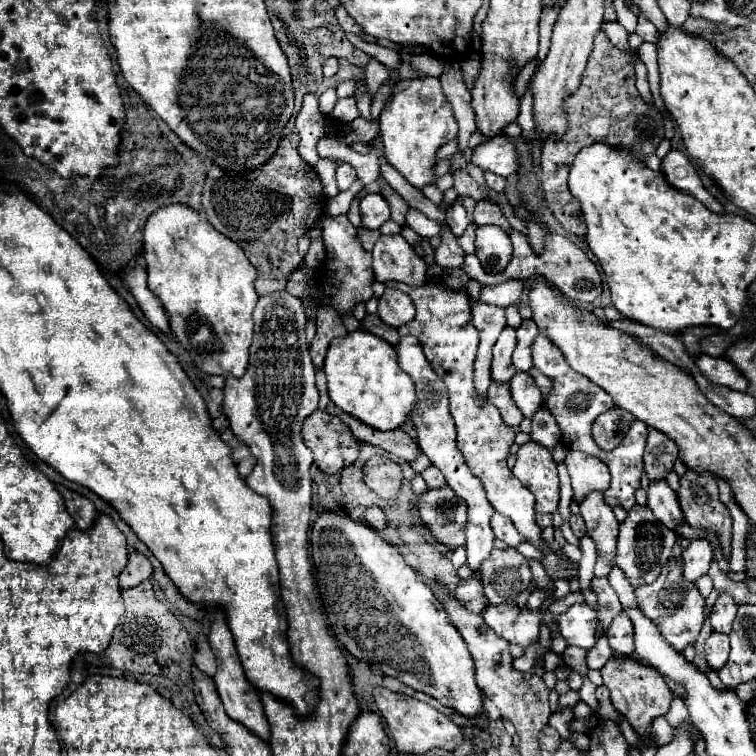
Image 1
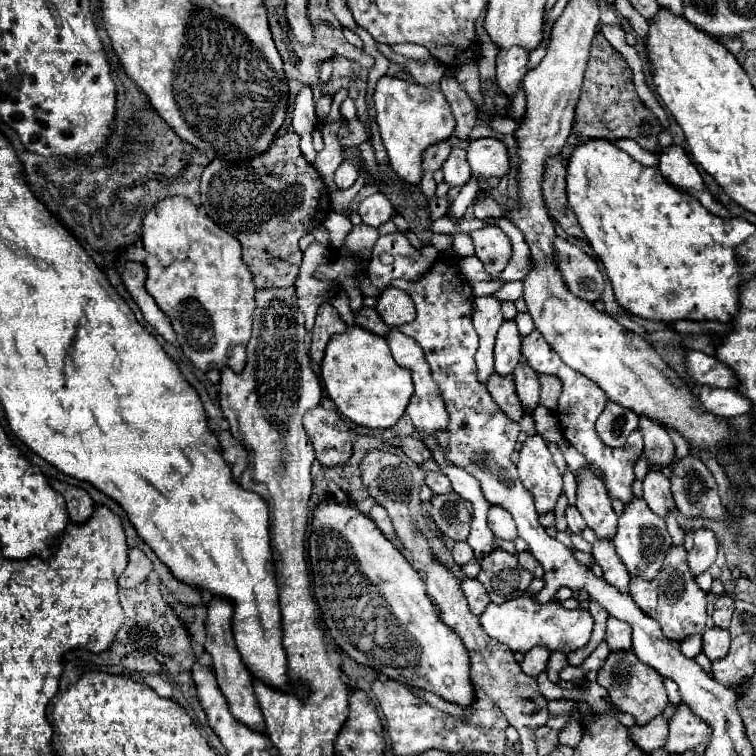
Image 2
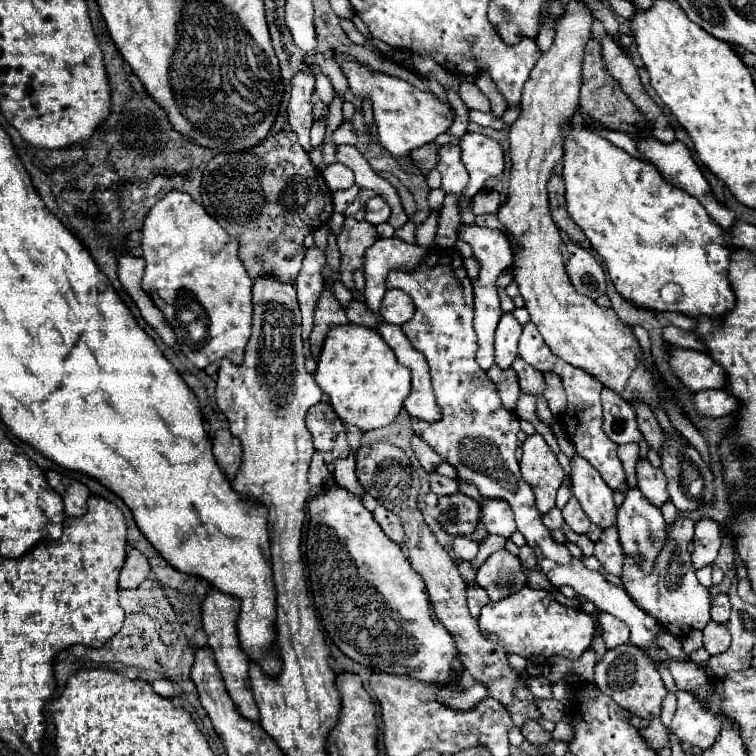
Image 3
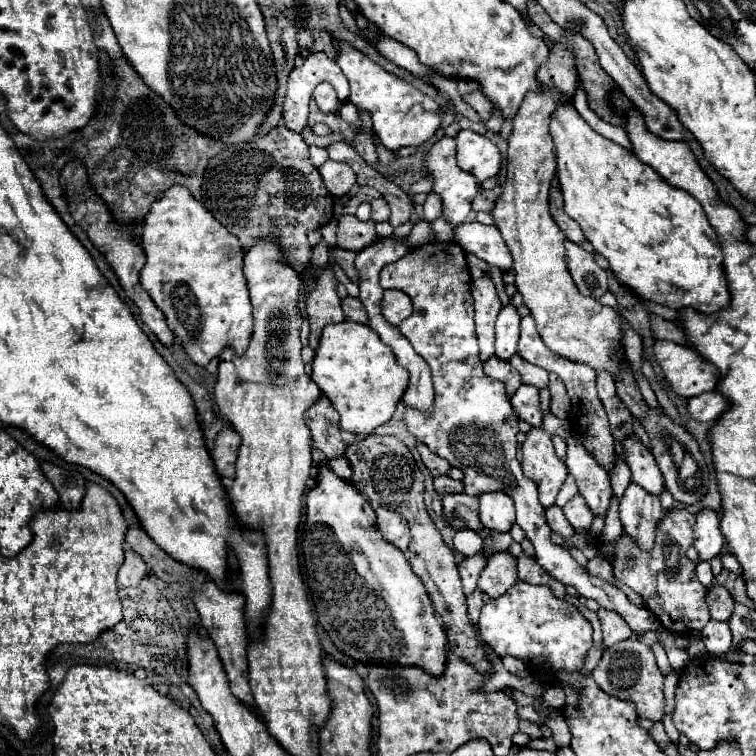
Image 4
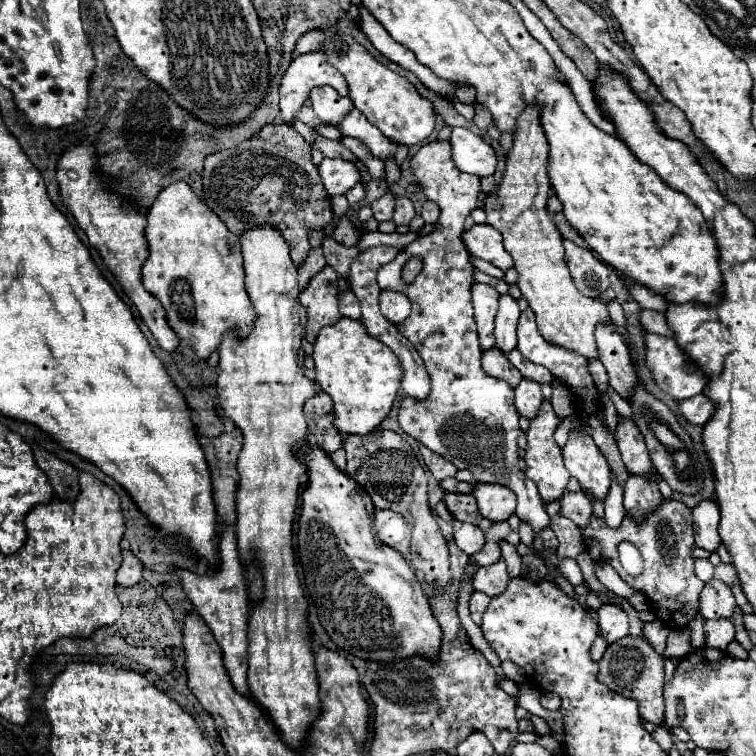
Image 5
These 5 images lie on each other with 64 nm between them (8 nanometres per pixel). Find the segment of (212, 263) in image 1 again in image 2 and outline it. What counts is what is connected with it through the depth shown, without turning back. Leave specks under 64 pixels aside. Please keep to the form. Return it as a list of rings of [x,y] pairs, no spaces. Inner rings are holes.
[[[172,196],[144,216],[142,244],[148,252],[146,290],[170,318],[182,352],[202,372],[222,368],[242,372],[256,288],[252,272],[240,256],[240,242],[208,216],[200,216],[188,198]]]

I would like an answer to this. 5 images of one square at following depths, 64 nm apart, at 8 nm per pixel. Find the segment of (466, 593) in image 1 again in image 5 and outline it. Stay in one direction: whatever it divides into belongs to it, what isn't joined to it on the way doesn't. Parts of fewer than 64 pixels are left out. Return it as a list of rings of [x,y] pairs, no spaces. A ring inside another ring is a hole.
[[[474,592],[474,594],[472,594],[472,598],[470,598],[470,614],[472,614],[472,620],[474,620],[476,624],[480,624],[482,614],[484,614],[488,602],[490,602],[490,596],[486,596],[486,594],[482,594],[482,592]]]

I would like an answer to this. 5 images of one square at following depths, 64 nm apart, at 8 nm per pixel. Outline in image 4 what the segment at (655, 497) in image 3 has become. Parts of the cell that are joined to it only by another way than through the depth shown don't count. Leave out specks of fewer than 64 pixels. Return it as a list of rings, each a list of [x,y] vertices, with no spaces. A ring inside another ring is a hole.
[[[628,438],[624,442],[624,452],[632,472],[632,482],[642,486],[648,494],[660,496],[664,492],[664,478],[650,450],[638,438]]]

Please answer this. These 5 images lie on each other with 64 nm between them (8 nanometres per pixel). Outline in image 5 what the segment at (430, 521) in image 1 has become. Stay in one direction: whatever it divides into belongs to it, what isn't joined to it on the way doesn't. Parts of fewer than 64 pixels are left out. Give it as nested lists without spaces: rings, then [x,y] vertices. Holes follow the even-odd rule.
[[[444,494],[444,502],[446,502],[446,508],[450,510],[450,514],[454,516],[454,520],[470,522],[470,524],[478,526],[482,532],[490,530],[492,522],[486,520],[484,516],[480,516],[474,494]]]

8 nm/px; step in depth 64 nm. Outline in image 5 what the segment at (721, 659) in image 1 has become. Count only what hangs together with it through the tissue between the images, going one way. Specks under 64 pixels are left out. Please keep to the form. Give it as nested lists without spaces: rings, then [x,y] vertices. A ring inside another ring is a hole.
[[[728,618],[706,620],[704,634],[706,634],[706,646],[708,648],[726,650],[728,644],[734,640],[734,624]]]

